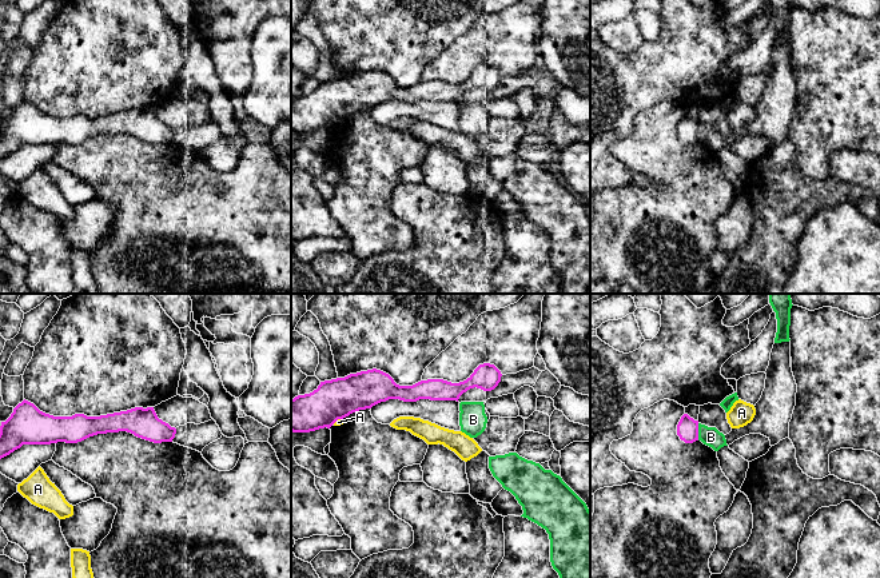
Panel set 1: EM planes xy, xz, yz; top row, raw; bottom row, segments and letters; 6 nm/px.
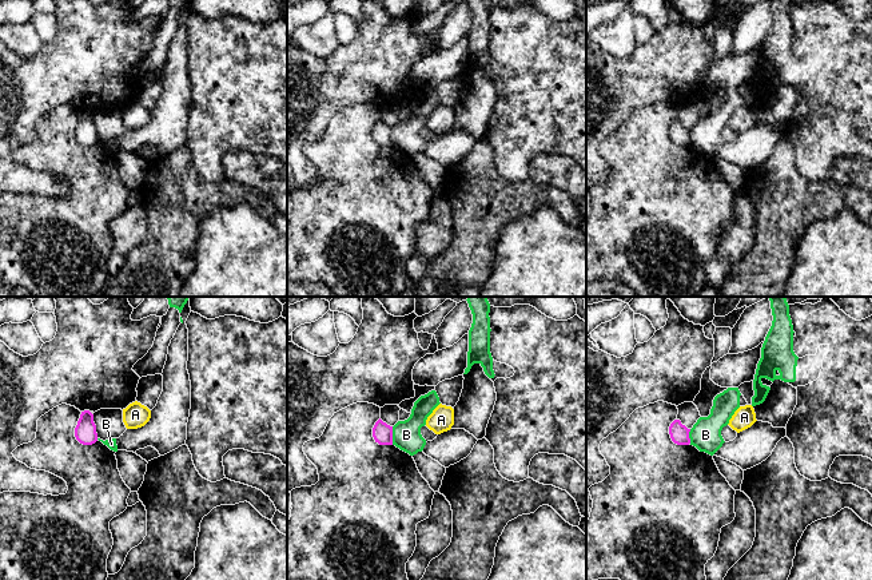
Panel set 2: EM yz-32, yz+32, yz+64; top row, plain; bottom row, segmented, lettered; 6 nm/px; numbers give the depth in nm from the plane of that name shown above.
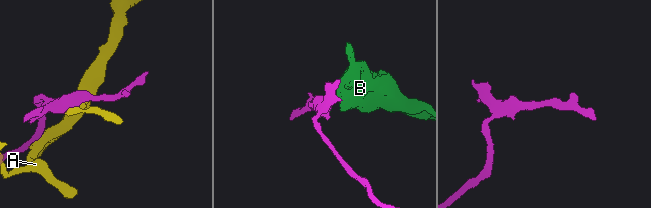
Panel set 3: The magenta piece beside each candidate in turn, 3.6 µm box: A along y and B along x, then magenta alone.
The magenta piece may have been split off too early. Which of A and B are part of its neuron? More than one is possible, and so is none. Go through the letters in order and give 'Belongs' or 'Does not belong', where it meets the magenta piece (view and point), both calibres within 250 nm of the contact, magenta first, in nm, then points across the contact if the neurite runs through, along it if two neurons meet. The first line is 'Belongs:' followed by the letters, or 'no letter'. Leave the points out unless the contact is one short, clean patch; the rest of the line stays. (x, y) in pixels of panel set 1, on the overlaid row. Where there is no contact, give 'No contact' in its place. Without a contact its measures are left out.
Belongs: no letter
A: Does not belong. Touches magenta at xz (337, 419). Thickness 240 nm (magenta) against 40 nm
B: Does not belong. Touches magenta at yz (697, 431). Thickness 130 nm (magenta) against 120 nm. Boundary: yz (697, 423), (699, 439)

